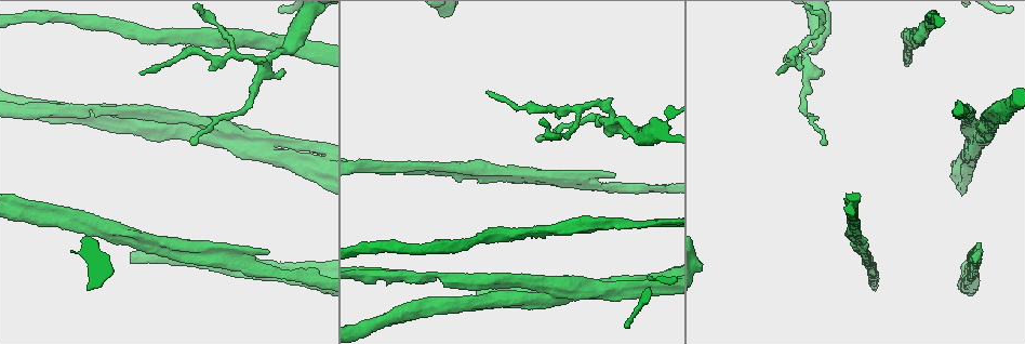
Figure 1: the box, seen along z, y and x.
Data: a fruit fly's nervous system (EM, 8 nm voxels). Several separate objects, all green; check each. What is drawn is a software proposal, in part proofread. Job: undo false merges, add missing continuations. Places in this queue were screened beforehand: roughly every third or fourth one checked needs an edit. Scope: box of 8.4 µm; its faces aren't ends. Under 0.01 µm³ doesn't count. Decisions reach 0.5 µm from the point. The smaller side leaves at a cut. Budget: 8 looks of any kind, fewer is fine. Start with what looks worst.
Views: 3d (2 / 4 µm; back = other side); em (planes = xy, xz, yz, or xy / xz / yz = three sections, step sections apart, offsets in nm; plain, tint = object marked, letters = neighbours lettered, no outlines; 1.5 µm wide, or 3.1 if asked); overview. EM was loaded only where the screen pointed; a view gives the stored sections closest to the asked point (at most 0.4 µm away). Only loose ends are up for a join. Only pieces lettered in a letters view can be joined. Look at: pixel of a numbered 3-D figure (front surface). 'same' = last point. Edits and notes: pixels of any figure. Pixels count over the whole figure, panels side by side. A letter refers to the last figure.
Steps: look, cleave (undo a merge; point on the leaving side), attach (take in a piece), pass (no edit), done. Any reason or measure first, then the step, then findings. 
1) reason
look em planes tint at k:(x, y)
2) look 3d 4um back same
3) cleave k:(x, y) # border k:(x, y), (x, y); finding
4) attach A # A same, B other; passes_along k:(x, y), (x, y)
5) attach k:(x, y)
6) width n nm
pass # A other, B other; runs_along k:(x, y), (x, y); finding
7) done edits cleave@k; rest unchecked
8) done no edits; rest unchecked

thick end
look 3d 2um at 1:(595, 297)

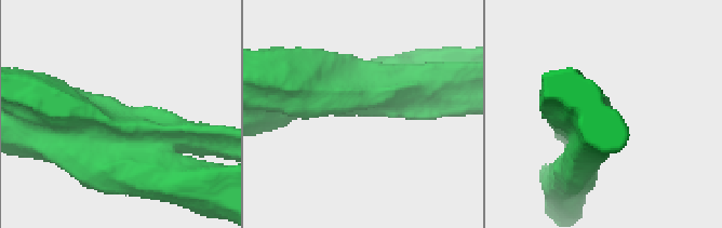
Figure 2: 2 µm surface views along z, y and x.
look em xy step 4 tint at 2:(365, 112)

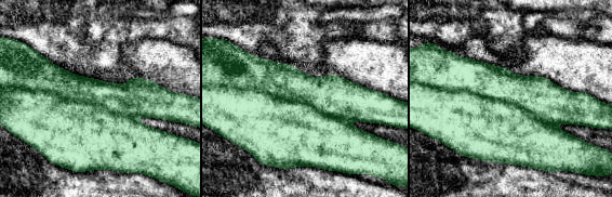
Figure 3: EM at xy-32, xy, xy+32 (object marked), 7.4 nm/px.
look em planes letters same

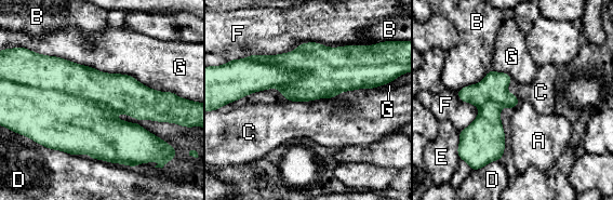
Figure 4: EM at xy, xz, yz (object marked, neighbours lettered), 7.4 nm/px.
longest_contact G 1000 nm
cleave 4:(308, 56) # A other, B other, C other, D other, E other, F other, G other; border 4:(245, 58), (284, 65), (306, 72); a second cell is stuck on

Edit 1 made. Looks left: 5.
tapers out
look 3d 2um at 1:(143, 72)

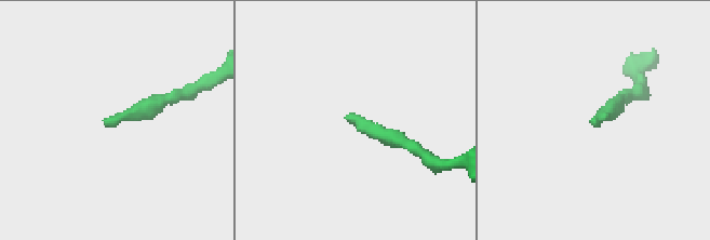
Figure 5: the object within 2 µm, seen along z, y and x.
shape alone is not enough
look em xy step 4 tint at 5:(346, 116)

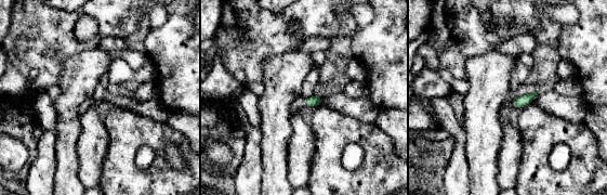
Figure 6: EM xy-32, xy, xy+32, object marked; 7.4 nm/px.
see the neighbours
look em xy step 4 letters same

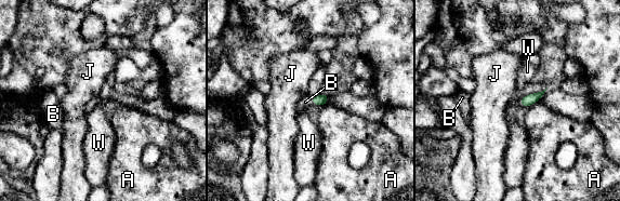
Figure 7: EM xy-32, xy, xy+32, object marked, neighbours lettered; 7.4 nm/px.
width 90 nm
attach B # A other, B same, J other, W other; passes_along 7:(321, 99), (311, 99), (305, 102); the cell continues

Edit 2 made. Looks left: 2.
done edits cleave@4, attach@7; rest unchecked

